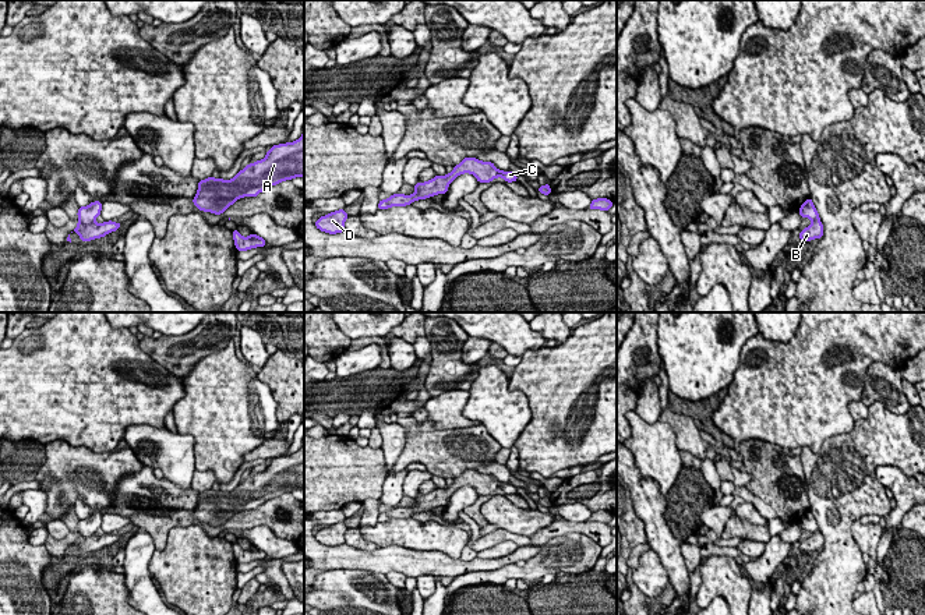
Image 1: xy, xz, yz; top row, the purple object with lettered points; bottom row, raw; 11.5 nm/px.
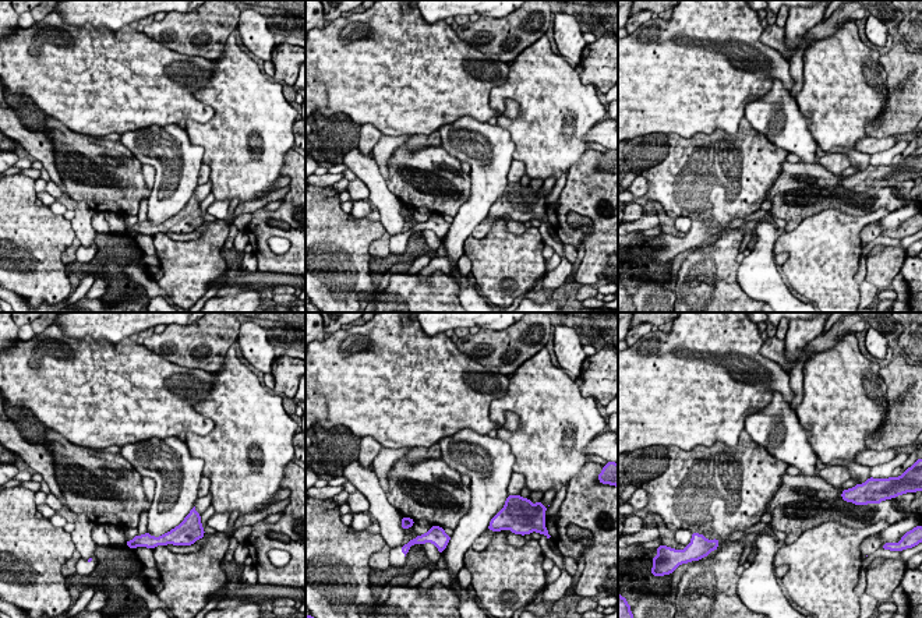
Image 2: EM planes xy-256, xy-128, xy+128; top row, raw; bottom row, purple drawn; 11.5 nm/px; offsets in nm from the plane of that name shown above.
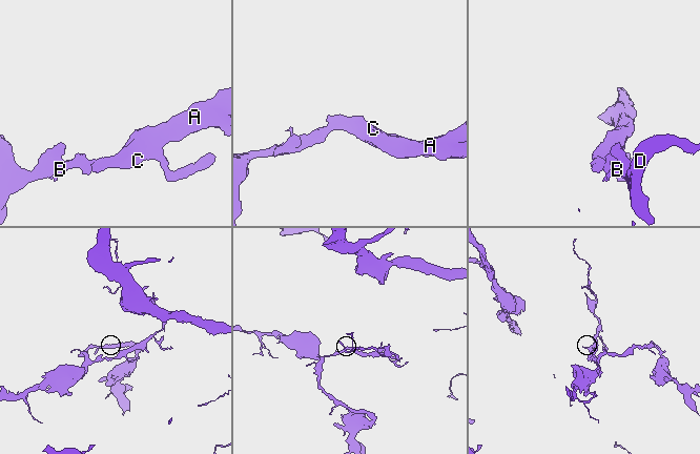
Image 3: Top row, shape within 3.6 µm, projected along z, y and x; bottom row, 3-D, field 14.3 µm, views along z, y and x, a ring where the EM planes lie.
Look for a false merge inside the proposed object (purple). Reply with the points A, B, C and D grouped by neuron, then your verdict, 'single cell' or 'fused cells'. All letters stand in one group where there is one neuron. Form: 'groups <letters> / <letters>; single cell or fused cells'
groups A B C D; single cell

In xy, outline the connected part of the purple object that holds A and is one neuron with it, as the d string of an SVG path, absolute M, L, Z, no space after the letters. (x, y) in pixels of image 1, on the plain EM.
M304 445L293 455L271 459L266 469L248 476L232 492L200 492L193 516L202 524L220 527L244 509L257 509L285 492L304 489Z

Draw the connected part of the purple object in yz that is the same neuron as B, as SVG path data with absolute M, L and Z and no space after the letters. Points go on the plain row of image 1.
M808 510L799 520L799 527L802 530L808 530L812 533L812 537L801 542L799 551L805 554L811 554L813 551L822 551L823 548L823 537L820 534L819 526L812 515L811 510Z

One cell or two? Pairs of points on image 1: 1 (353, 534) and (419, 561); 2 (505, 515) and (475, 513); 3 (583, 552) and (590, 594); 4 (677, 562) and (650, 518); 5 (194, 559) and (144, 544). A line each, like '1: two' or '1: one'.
1: two
2: two
3: two
4: one
5: two

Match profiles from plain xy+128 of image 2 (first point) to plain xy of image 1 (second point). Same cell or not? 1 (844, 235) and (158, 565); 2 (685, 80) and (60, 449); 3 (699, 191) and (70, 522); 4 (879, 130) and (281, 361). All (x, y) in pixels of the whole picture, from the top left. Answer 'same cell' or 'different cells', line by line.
1: same cell
2: different cells
3: different cells
4: same cell

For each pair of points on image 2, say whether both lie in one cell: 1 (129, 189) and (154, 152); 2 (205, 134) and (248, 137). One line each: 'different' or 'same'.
1: different
2: same

